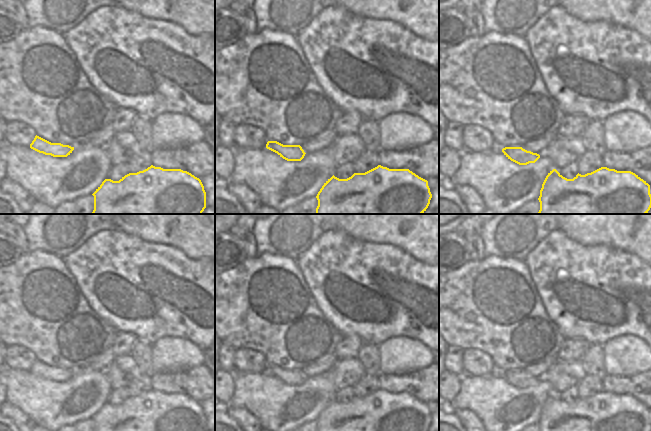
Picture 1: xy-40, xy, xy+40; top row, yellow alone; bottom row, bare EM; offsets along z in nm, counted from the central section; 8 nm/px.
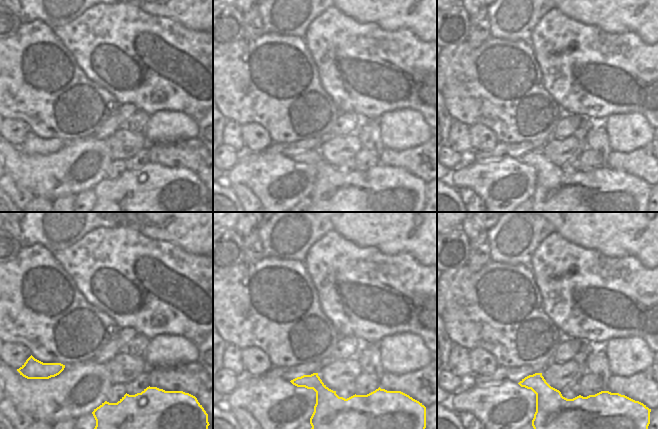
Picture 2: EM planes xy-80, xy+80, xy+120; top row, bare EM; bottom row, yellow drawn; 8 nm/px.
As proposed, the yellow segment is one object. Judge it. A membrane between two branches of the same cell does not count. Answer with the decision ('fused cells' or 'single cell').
single cell

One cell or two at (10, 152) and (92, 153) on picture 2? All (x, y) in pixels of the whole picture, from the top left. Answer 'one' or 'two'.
one

